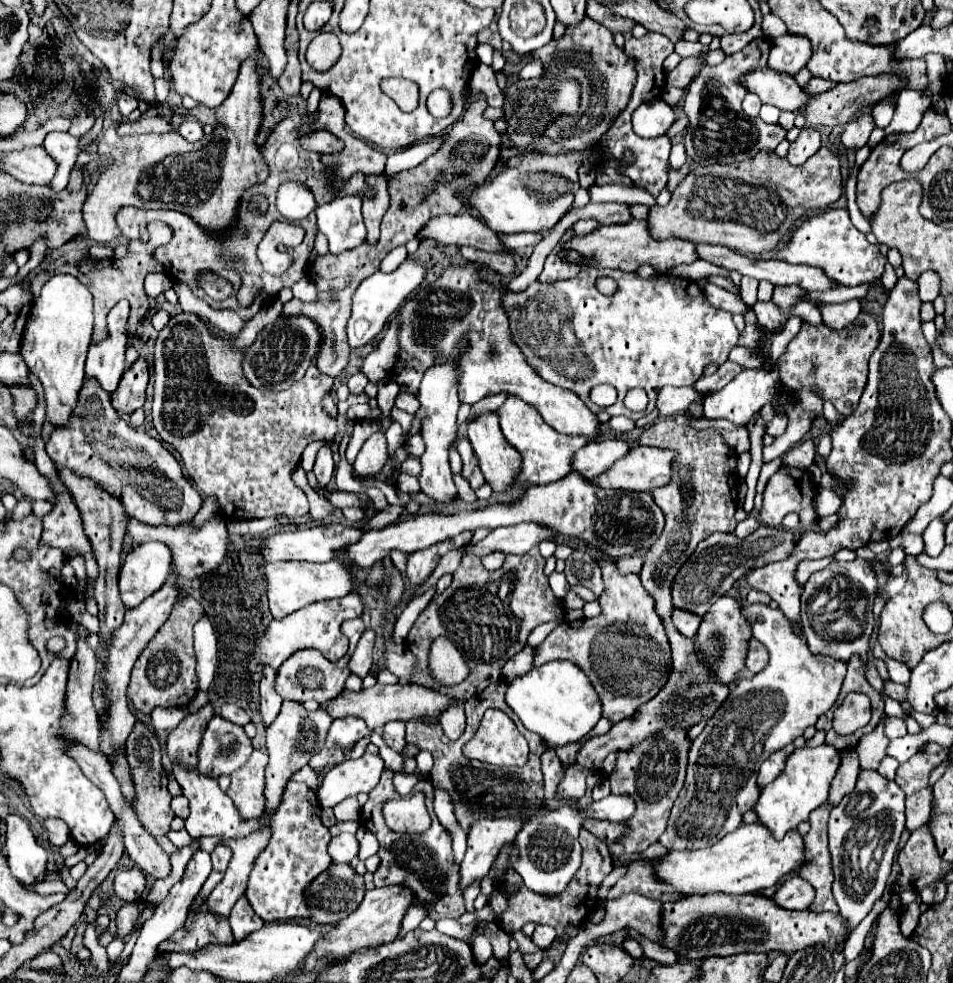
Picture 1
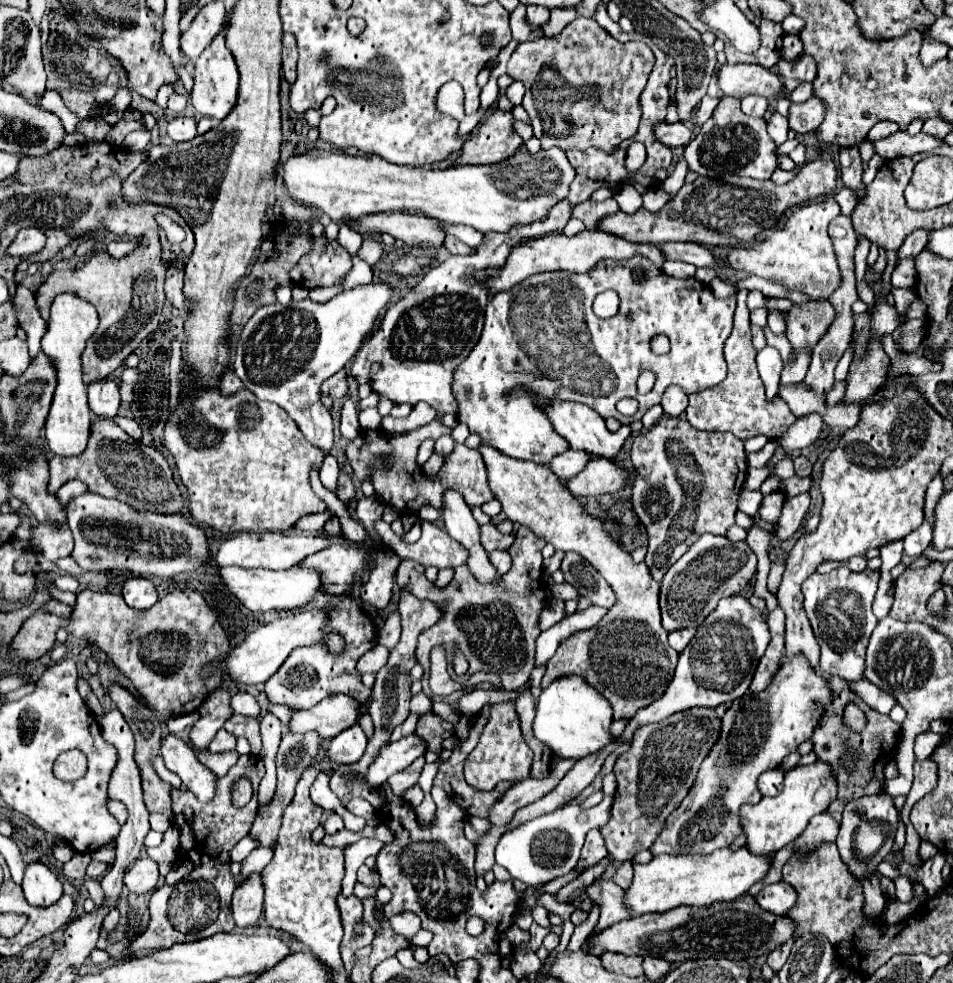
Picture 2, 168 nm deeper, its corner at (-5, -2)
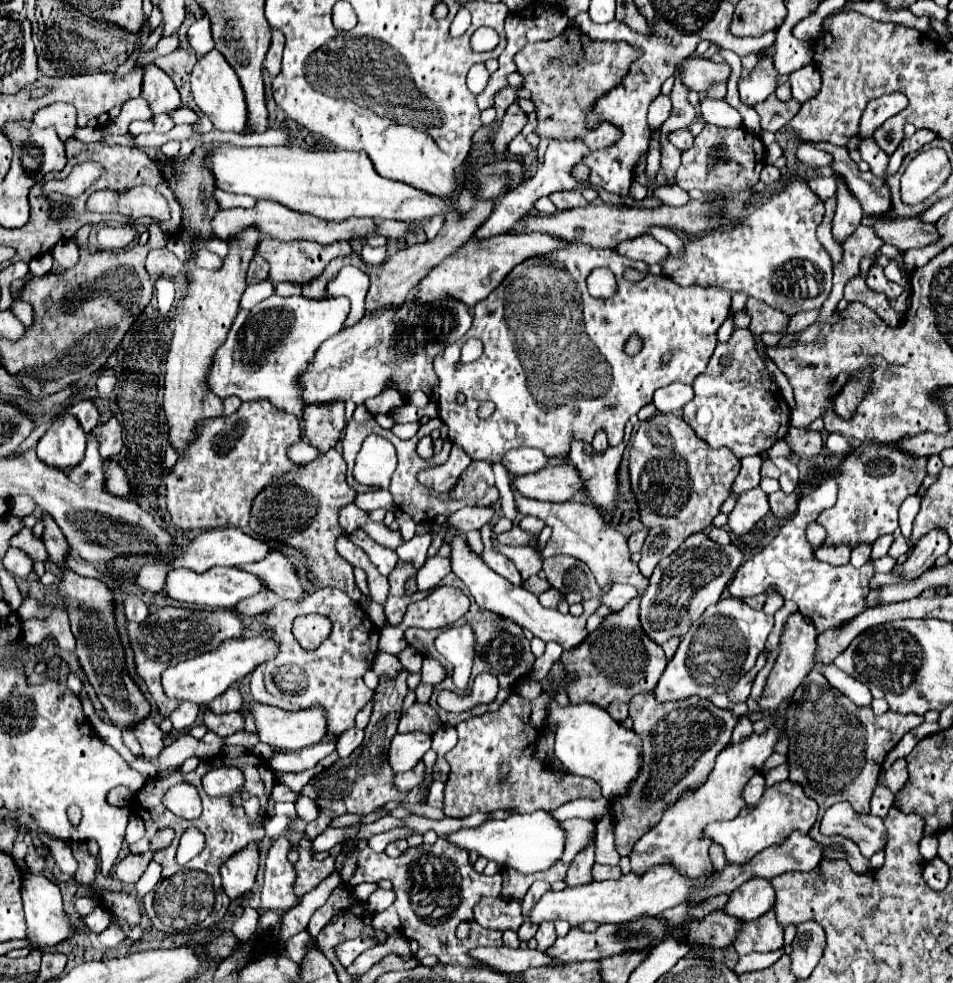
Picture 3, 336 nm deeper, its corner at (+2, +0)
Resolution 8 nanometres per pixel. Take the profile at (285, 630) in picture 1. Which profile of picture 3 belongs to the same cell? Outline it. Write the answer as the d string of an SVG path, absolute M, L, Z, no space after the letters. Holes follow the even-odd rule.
M261 632L261 634L249 636L249 638L231 638L205 654L179 662L177 666L171 666L161 676L161 682L163 682L165 694L169 698L177 698L181 702L189 700L189 702L197 702L197 704L207 704L213 698L217 698L219 694L223 694L227 688L235 686L247 674L251 674L259 664L275 658L277 652L279 652L279 642L273 638L271 632Z

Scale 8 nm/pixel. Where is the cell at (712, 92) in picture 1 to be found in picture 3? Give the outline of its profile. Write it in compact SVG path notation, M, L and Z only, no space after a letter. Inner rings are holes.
M705 122L705 128L695 138L691 150L683 154L681 166L677 170L677 184L683 190L697 188L703 192L725 190L727 186L731 186L731 190L753 188L759 182L761 168L765 166L763 152L765 152L765 146L761 144L757 134L745 128L729 130L729 128L721 128Z

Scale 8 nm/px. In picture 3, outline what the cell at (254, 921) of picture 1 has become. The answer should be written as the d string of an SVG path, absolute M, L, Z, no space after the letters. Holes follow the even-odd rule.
M257 844L245 846L233 858L229 858L229 862L225 862L225 866L221 866L223 890L231 902L245 896L253 888L257 868L259 868Z

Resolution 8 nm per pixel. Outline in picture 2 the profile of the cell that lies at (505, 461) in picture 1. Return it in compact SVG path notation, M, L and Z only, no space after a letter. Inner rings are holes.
M490 446L478 450L488 468L490 488L502 502L502 512L512 522L532 528L556 550L580 554L604 576L618 598L616 606L594 628L576 632L560 644L558 652L548 660L542 688L562 676L576 674L610 702L614 720L632 718L640 708L664 694L678 662L678 652L670 648L668 632L660 624L660 584L652 580L646 564L636 564L630 552L604 530L600 518L590 516L578 498L568 496L568 490L548 466L508 458Z

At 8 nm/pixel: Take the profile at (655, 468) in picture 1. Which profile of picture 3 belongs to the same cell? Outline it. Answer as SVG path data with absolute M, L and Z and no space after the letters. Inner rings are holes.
M569 460L557 462L537 474L517 476L513 486L527 498L547 502L567 502L585 488L585 480Z

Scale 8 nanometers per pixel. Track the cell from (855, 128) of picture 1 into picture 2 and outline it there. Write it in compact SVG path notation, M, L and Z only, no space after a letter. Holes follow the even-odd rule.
M852 146L840 152L840 178L844 186L858 196L858 200L864 198L866 186L862 184L862 160L860 160L858 146Z

